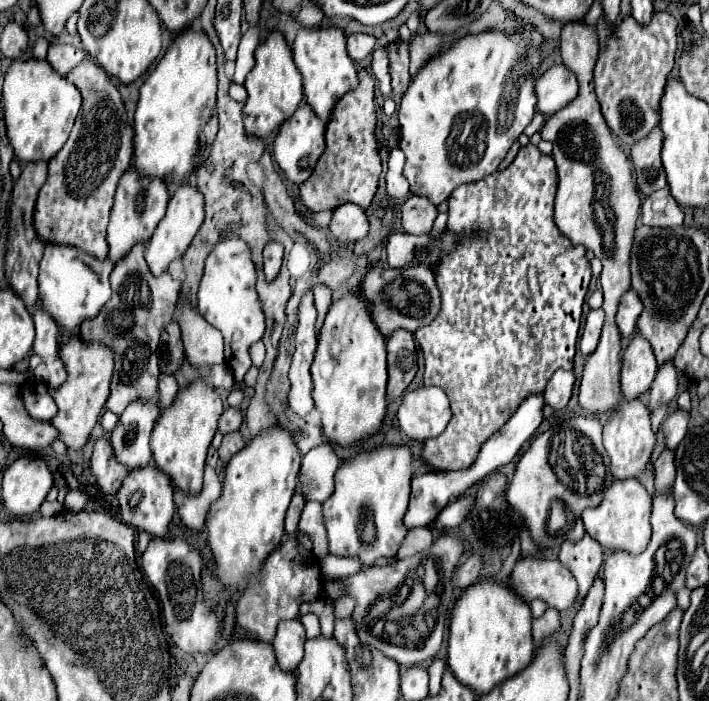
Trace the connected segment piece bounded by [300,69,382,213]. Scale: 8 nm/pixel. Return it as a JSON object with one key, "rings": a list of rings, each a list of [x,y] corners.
{"rings":[[[360,71],[360,83],[354,91],[346,93],[334,107],[326,125],[326,149],[310,179],[300,185],[300,201],[312,213],[334,209],[344,203],[358,203],[368,209],[380,179],[382,163],[376,139],[376,105],[374,105],[374,79],[368,71]]]}

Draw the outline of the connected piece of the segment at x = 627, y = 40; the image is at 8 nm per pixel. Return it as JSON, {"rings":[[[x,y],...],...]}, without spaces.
{"rings":[[[654,13],[648,25],[640,25],[632,17],[626,17],[616,33],[608,37],[606,47],[598,57],[594,69],[598,101],[608,127],[622,147],[630,147],[636,139],[644,139],[660,121],[660,97],[664,93],[666,77],[674,67],[676,25],[678,23],[670,13]]]}

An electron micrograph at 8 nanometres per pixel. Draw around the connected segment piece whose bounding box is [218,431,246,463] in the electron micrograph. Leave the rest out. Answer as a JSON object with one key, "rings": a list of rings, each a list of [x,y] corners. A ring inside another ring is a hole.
{"rings":[[[240,431],[228,433],[228,435],[224,437],[224,441],[222,441],[220,449],[218,449],[218,453],[220,453],[220,461],[222,461],[222,463],[228,463],[228,461],[230,461],[230,457],[232,457],[234,453],[238,453],[244,445],[246,445],[246,443],[244,443],[244,439],[242,439],[242,433],[240,433]]]}

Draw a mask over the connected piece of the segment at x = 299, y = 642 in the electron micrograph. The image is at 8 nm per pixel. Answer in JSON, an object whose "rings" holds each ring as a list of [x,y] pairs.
{"rings":[[[298,619],[280,621],[276,639],[272,641],[278,663],[284,671],[294,673],[304,657],[304,643],[306,643],[306,631],[304,625]]]}

